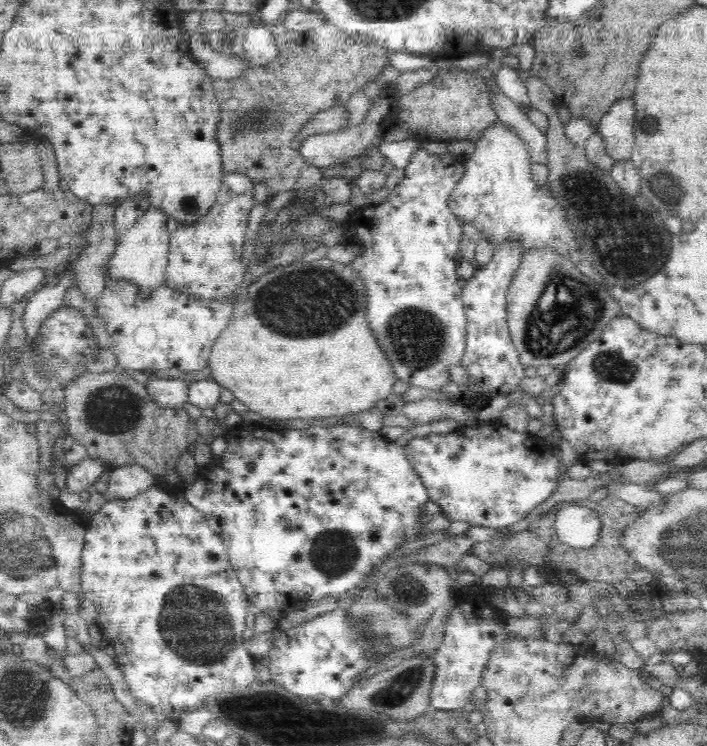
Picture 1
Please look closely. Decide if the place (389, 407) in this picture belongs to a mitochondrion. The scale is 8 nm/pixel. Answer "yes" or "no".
no

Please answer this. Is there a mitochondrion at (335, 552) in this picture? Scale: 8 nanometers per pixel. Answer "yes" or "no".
yes

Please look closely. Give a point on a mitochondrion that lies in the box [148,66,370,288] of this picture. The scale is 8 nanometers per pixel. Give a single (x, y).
(262, 110)

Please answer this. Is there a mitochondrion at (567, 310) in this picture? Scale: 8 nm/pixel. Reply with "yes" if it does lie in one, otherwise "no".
yes

